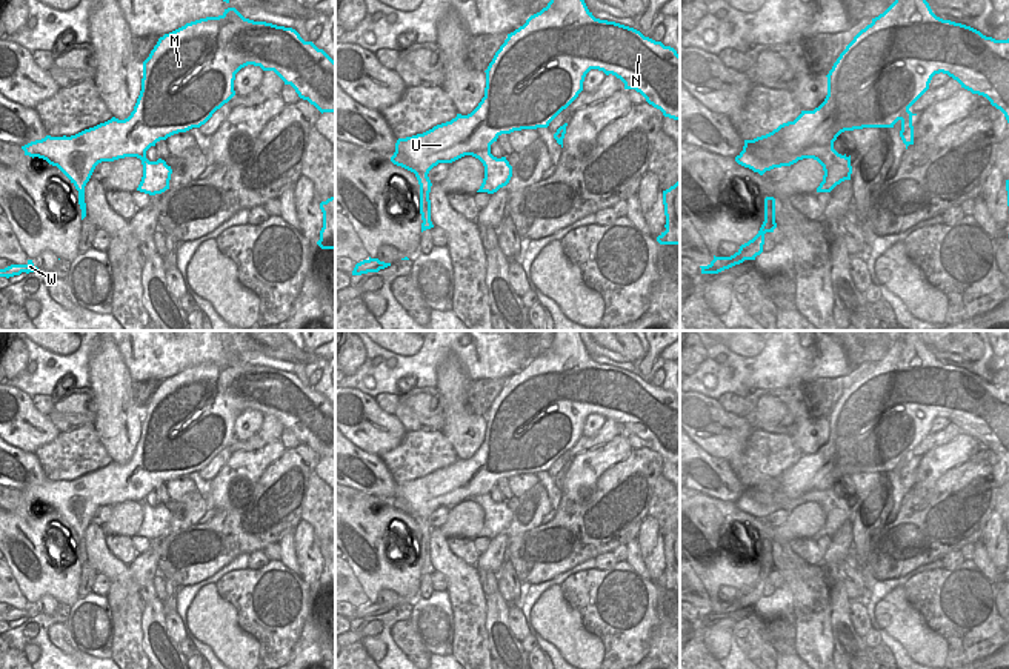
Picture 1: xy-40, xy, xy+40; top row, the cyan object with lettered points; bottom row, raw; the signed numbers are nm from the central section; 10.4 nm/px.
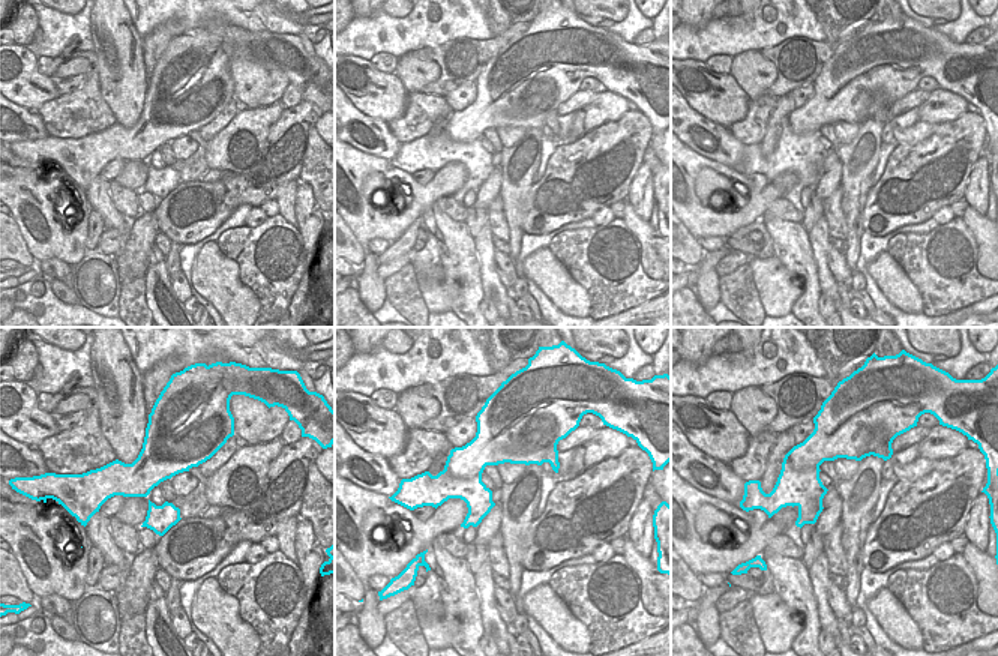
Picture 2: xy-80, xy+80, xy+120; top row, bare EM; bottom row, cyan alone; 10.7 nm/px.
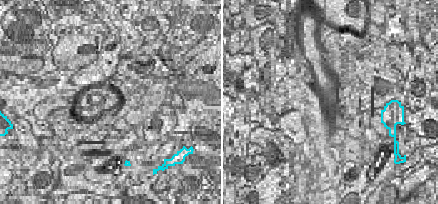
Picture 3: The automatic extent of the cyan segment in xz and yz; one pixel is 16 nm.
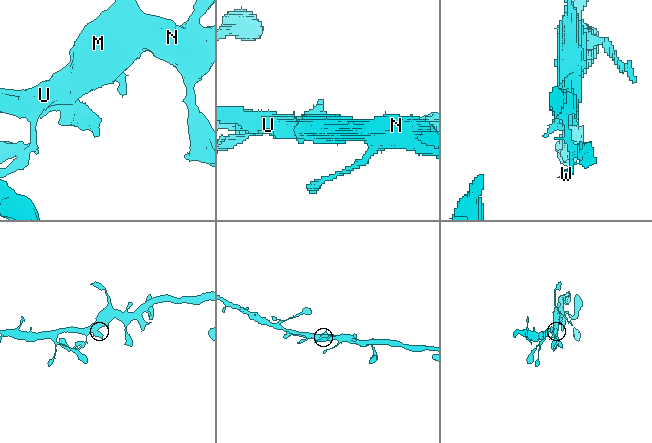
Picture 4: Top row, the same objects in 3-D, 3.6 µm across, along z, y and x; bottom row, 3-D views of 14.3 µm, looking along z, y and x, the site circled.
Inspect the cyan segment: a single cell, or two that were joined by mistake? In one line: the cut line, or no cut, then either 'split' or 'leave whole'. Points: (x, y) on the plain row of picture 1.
cut in xy along (420, 532), (428, 539); split

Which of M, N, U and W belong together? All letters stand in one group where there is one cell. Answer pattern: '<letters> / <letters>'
M N U / W

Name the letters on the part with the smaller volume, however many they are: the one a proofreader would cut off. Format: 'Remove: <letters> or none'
Remove: W

